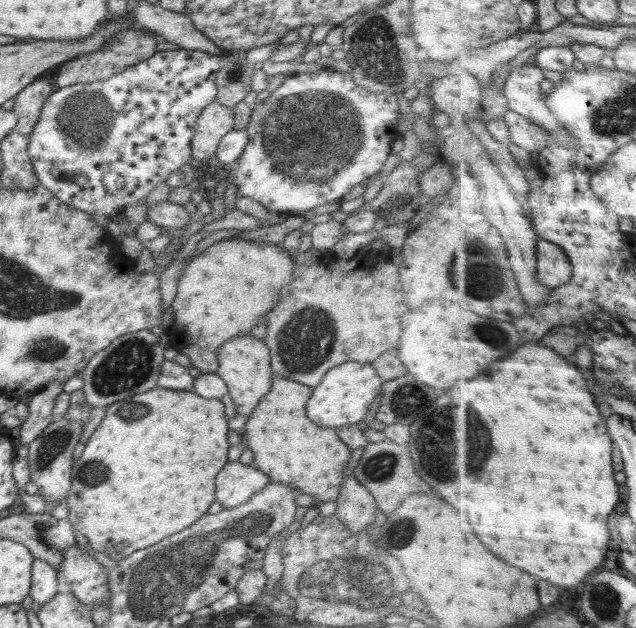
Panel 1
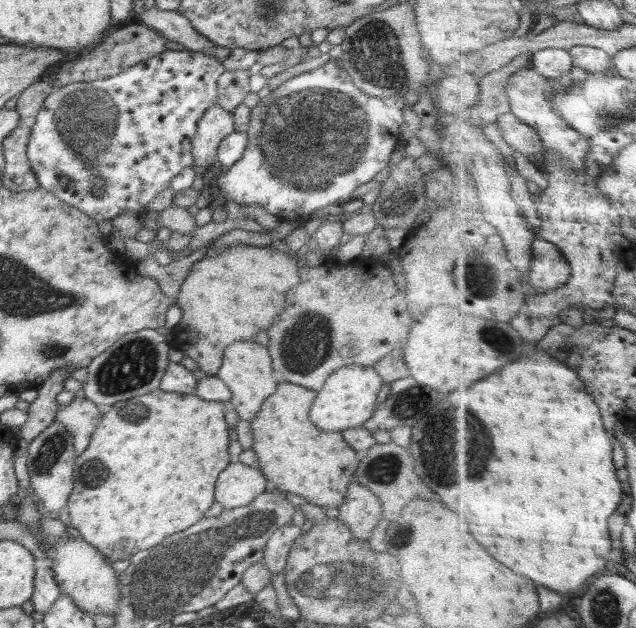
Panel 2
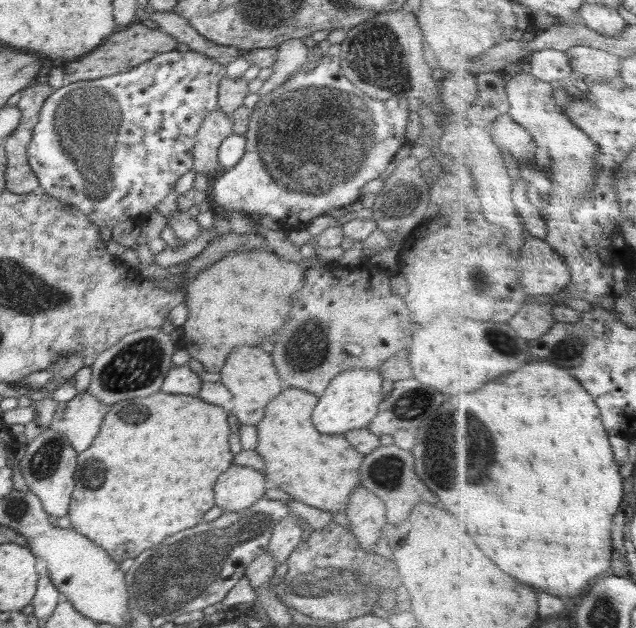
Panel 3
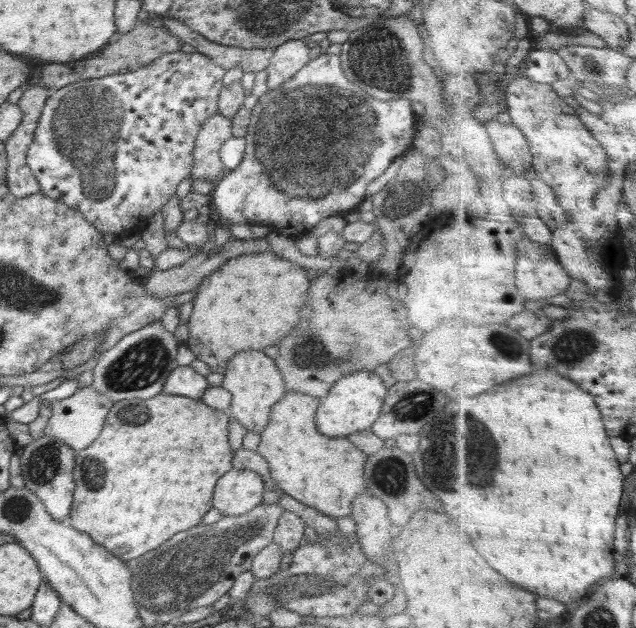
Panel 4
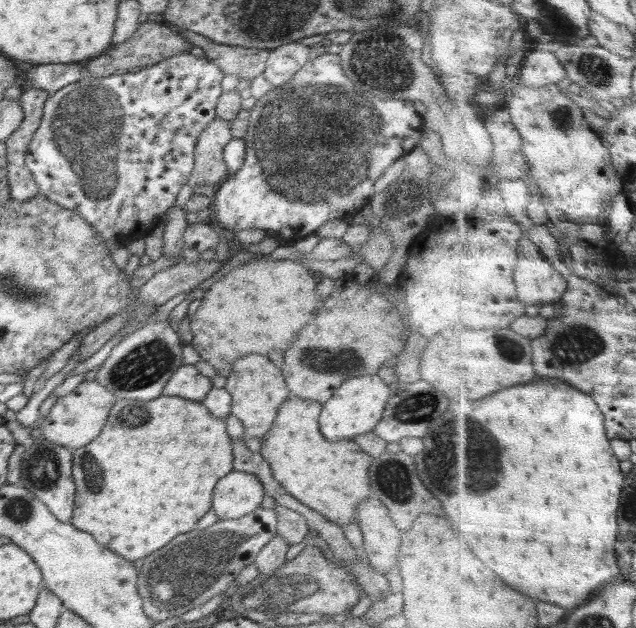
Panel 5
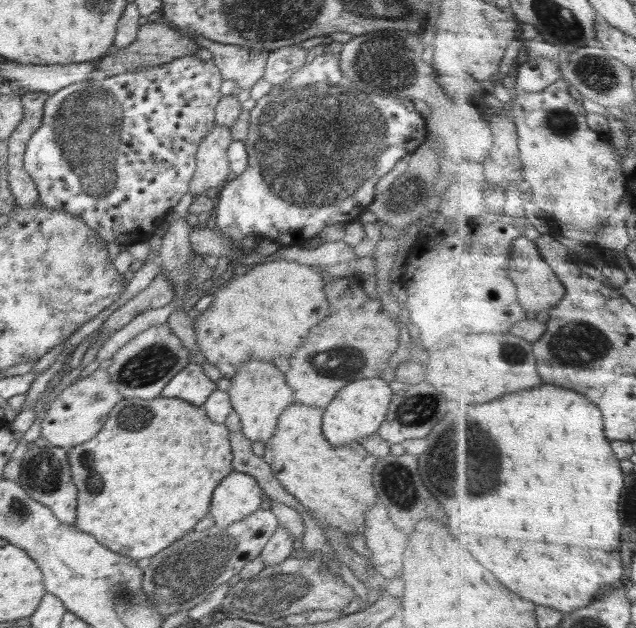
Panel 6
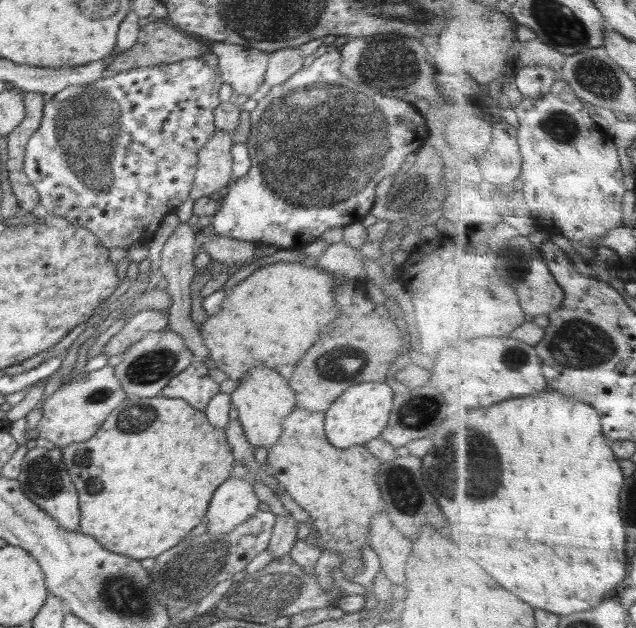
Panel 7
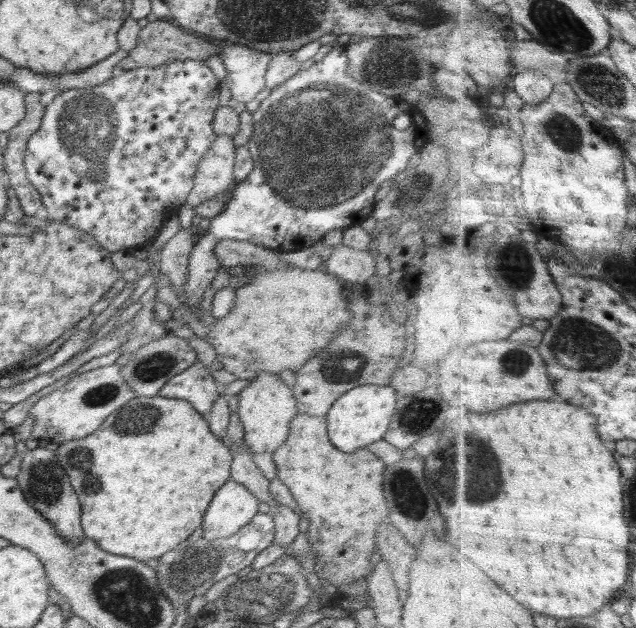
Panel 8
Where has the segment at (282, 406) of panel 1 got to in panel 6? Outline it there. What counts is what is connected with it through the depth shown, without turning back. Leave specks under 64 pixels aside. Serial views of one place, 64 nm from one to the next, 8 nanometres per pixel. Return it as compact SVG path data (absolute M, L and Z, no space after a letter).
M297 402L290 404L278 417L274 434L265 442L262 457L271 466L273 475L280 484L318 520L322 530L337 528L344 536L363 533L365 510L370 504L380 503L372 482L372 469L379 458L370 454L358 441L343 445L330 444L322 432L322 417L323 410L320 408Z

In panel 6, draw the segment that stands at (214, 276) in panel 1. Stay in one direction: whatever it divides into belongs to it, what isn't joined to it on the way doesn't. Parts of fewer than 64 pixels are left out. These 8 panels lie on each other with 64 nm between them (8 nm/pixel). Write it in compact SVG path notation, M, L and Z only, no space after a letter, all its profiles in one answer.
M284 260L258 264L230 279L226 286L213 289L214 299L207 311L200 312L198 319L193 320L199 351L228 379L234 376L240 363L250 359L272 362L276 356L290 358L306 338L306 332L328 316L330 303L323 289L328 280L321 269Z

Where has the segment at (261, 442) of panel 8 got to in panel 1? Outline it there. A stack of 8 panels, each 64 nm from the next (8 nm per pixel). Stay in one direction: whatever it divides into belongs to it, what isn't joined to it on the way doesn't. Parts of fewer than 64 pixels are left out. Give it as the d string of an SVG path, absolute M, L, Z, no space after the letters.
M248 333L236 335L218 347L217 359L219 365L216 373L227 384L227 393L232 398L236 411L248 416L260 404L262 396L270 390L274 378L268 348L262 339Z

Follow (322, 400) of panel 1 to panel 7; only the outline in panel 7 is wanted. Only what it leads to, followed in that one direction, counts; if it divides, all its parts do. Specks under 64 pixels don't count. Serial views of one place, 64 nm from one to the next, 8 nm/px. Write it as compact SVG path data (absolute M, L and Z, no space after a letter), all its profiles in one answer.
M361 382L352 384L337 398L325 413L324 428L325 435L335 447L346 448L354 445L363 445L367 440L380 436L382 429L388 422L390 411L394 408L394 391L386 382Z

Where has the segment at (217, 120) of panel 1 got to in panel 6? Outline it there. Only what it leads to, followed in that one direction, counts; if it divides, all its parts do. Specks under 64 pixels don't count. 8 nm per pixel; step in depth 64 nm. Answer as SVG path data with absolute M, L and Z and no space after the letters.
M215 124L200 143L196 154L196 172L190 179L189 193L204 195L212 188L222 188L232 177L228 146L233 142L229 127Z

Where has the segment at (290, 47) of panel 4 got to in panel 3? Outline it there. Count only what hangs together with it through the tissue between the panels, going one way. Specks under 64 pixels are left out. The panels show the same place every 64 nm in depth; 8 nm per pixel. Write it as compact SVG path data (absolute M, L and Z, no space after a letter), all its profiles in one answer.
M290 39L282 41L277 46L277 57L272 64L273 72L264 81L262 87L257 92L259 96L267 95L283 82L288 80L288 76L308 62L309 48L300 39Z

